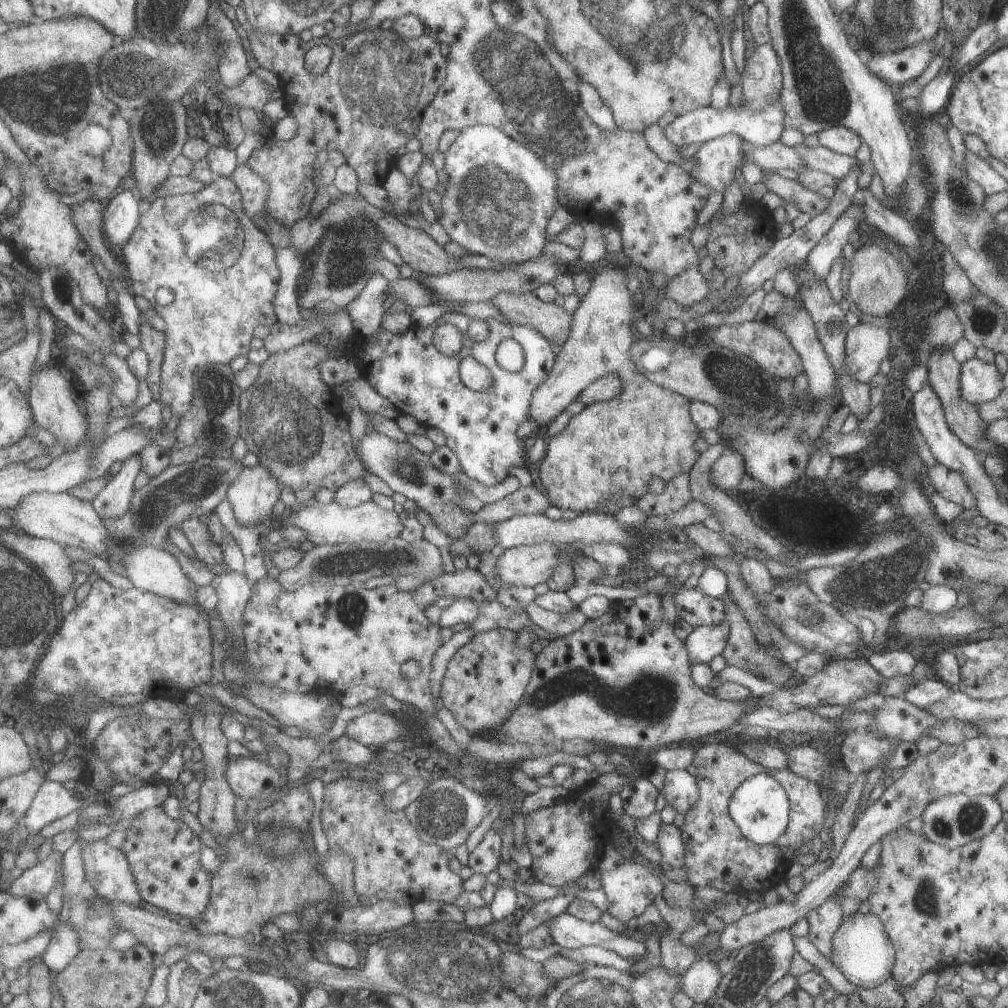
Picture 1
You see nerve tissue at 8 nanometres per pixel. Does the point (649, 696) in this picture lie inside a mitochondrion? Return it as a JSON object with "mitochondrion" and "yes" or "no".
{"mitochondrion":"yes"}

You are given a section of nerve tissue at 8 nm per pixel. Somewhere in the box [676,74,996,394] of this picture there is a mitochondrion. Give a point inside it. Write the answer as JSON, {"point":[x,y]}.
{"point":[961,197]}

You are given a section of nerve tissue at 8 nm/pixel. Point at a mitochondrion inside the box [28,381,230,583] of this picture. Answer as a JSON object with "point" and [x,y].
{"point":[200,483]}

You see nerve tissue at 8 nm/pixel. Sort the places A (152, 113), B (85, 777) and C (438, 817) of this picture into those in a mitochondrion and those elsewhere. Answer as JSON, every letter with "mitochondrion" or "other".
{"A":"mitochondrion","B":"other","C":"mitochondrion"}

